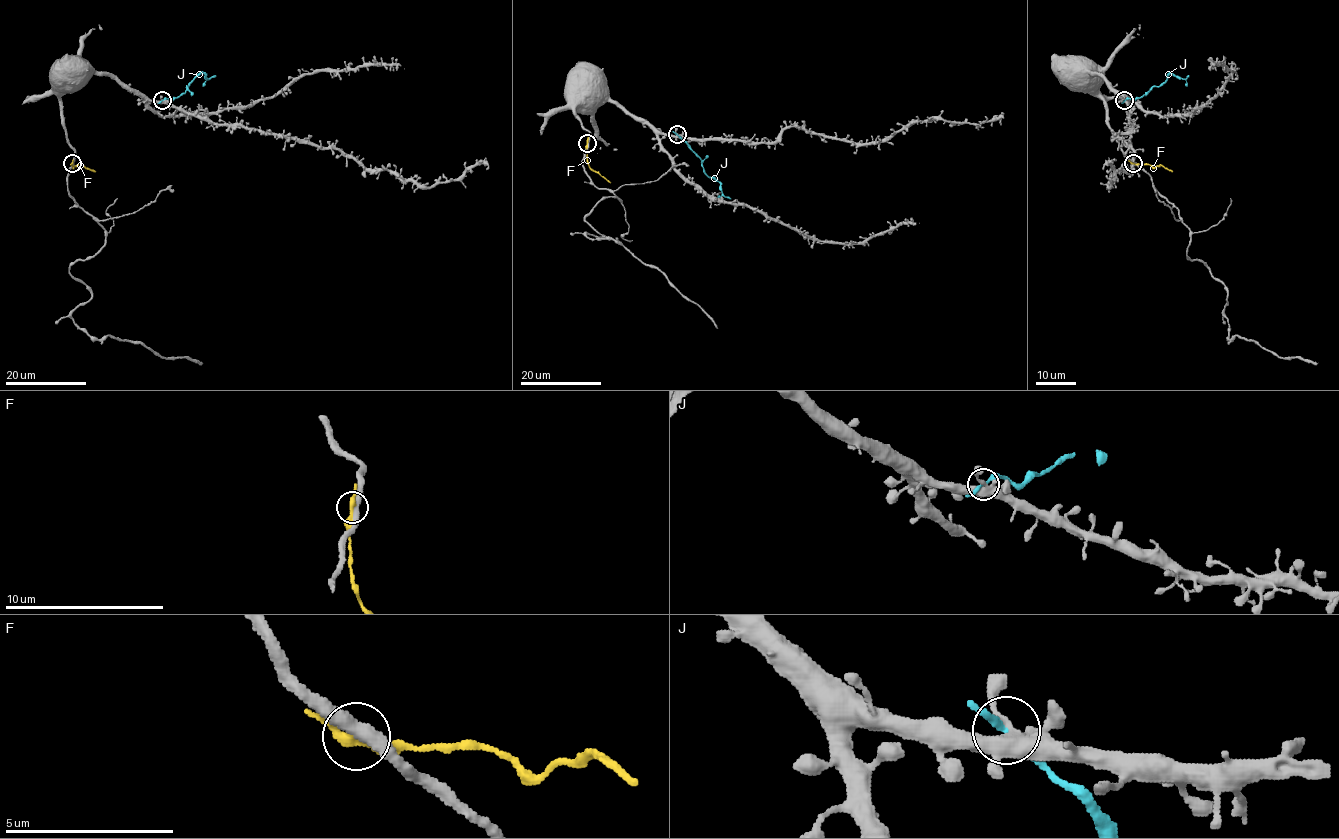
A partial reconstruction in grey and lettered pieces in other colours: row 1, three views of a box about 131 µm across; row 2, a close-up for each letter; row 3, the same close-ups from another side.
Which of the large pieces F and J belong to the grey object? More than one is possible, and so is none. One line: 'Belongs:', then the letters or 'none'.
Belongs: none

